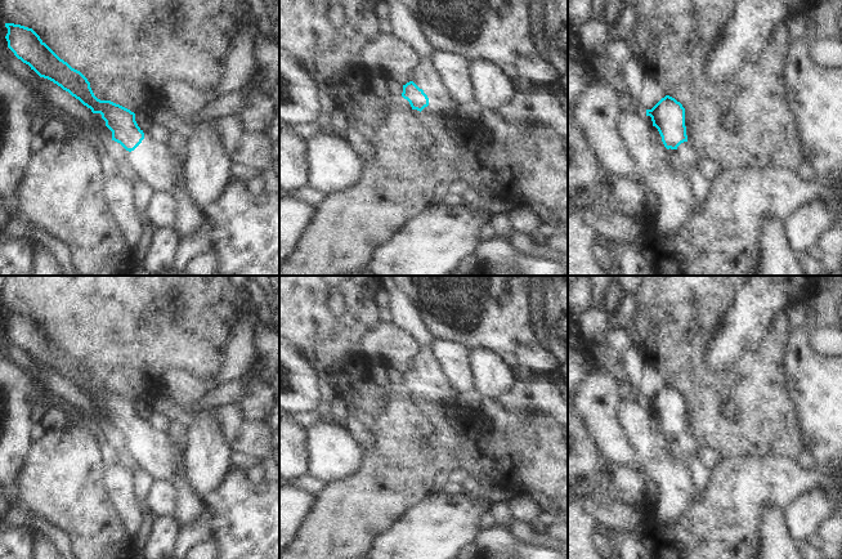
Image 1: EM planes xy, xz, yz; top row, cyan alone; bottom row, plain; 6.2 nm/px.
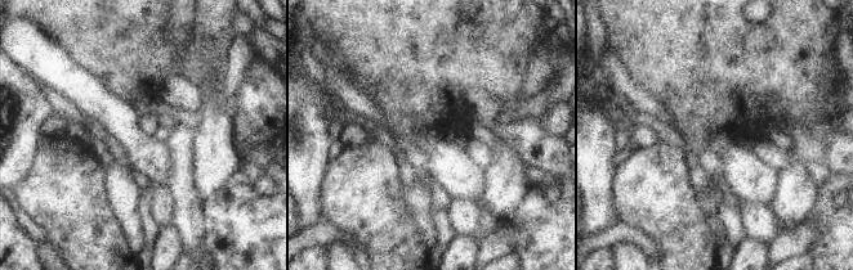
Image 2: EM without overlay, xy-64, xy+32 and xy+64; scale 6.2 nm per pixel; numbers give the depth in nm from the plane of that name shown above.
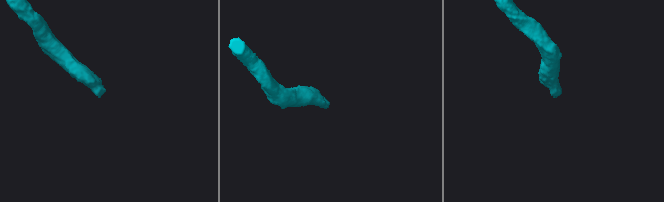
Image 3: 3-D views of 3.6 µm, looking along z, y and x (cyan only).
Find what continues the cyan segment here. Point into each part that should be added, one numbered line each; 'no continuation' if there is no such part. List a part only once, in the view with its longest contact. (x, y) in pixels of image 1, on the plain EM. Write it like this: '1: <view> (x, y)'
1: xz (428, 366)

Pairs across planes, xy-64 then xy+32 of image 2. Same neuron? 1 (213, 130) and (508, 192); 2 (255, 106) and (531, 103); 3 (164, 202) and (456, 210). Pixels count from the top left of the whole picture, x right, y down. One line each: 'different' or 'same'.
1: same
2: different
3: same

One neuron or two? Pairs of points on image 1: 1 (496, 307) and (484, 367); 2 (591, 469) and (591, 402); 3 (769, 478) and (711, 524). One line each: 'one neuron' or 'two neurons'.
1: two neurons
2: two neurons
3: one neuron

